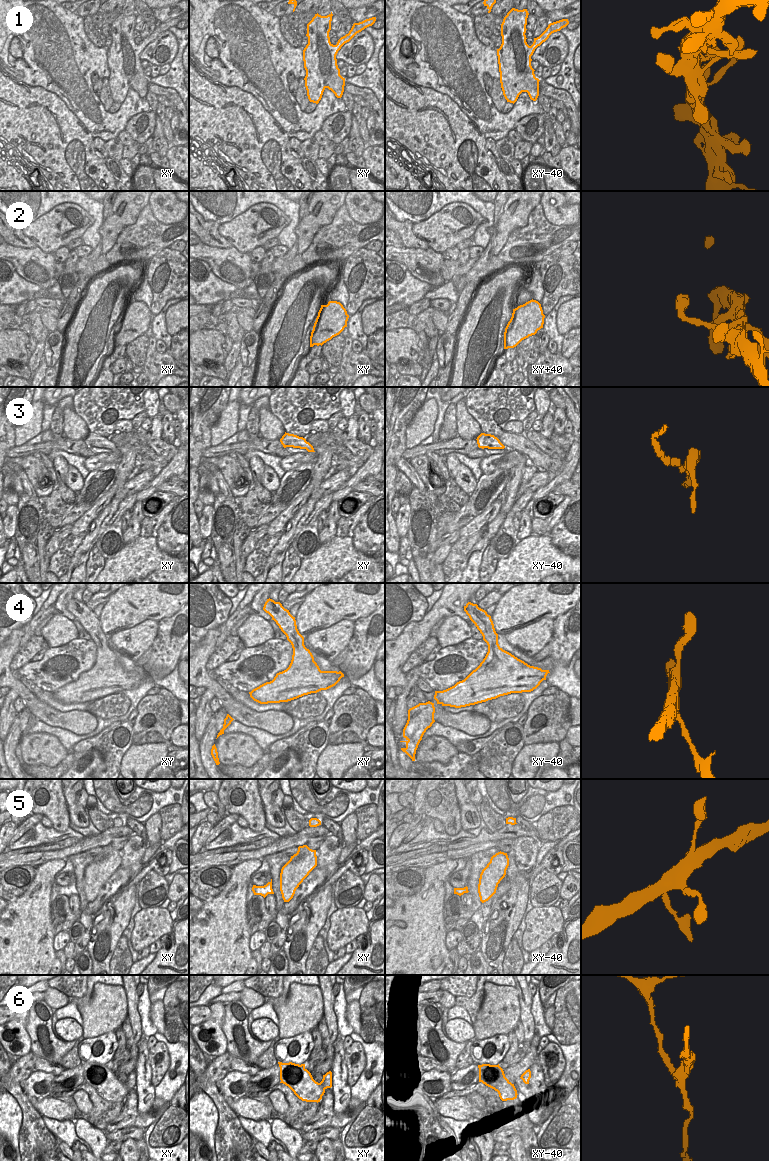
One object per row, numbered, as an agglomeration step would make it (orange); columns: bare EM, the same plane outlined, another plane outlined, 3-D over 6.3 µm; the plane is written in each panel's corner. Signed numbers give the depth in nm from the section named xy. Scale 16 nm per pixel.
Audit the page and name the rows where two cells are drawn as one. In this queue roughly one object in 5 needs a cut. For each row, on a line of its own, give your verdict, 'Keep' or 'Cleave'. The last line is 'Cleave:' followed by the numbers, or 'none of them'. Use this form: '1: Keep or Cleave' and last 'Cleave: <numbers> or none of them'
1: Keep
2: Keep
3: Keep
4: Keep
5: Keep
6: Keep
Cleave: none of them

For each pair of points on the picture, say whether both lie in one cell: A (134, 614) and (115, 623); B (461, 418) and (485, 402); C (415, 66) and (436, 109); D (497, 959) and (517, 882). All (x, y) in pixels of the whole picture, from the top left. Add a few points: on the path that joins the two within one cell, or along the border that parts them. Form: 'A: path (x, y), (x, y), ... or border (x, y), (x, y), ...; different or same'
A: path (129, 615), (123, 615), (120, 618); same
B: border (464, 399), (467, 412), (477, 422), (482, 432); different
C: border (403, 77), (416, 84), (430, 87), (447, 95); different
D: path (493, 945), (497, 925), (513, 903); same

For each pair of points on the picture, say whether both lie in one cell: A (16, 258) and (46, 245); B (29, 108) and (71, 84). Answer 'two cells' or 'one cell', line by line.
A: two cells
B: two cells

